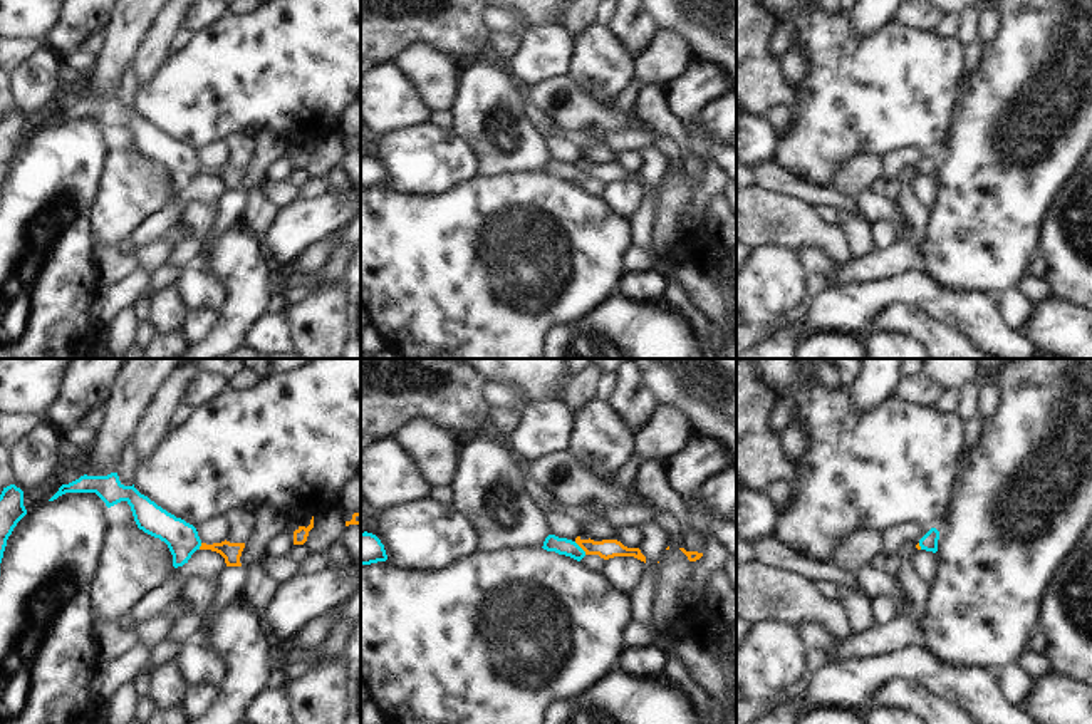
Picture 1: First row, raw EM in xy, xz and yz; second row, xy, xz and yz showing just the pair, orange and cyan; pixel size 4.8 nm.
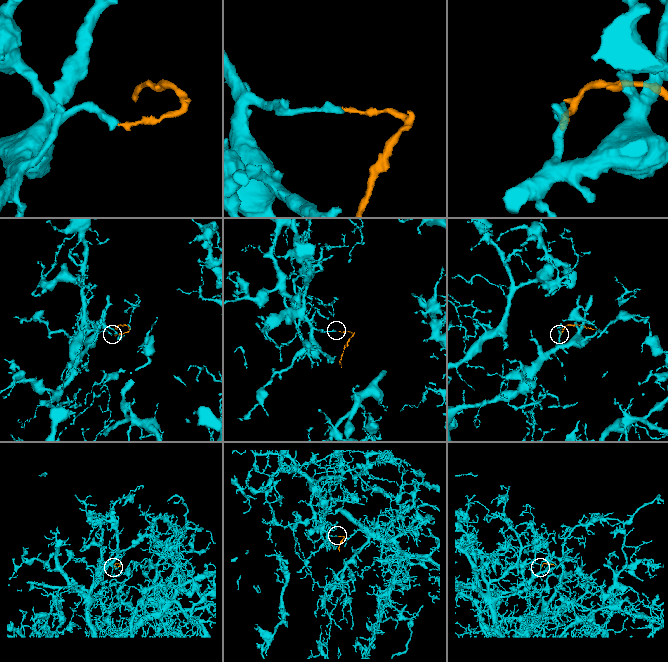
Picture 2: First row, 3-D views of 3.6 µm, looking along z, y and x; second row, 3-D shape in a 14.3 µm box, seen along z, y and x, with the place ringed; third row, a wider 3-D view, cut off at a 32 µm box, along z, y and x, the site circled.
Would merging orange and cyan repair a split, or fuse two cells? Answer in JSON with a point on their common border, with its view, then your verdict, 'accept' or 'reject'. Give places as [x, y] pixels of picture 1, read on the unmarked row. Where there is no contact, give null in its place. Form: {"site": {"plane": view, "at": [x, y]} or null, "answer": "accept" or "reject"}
{"site": {"plane": "xz", "at": [581, 171]}, "answer": "accept"}

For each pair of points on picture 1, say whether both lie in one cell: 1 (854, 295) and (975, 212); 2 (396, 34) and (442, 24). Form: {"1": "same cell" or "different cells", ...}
{"1": "different cells", "2": "same cell"}

